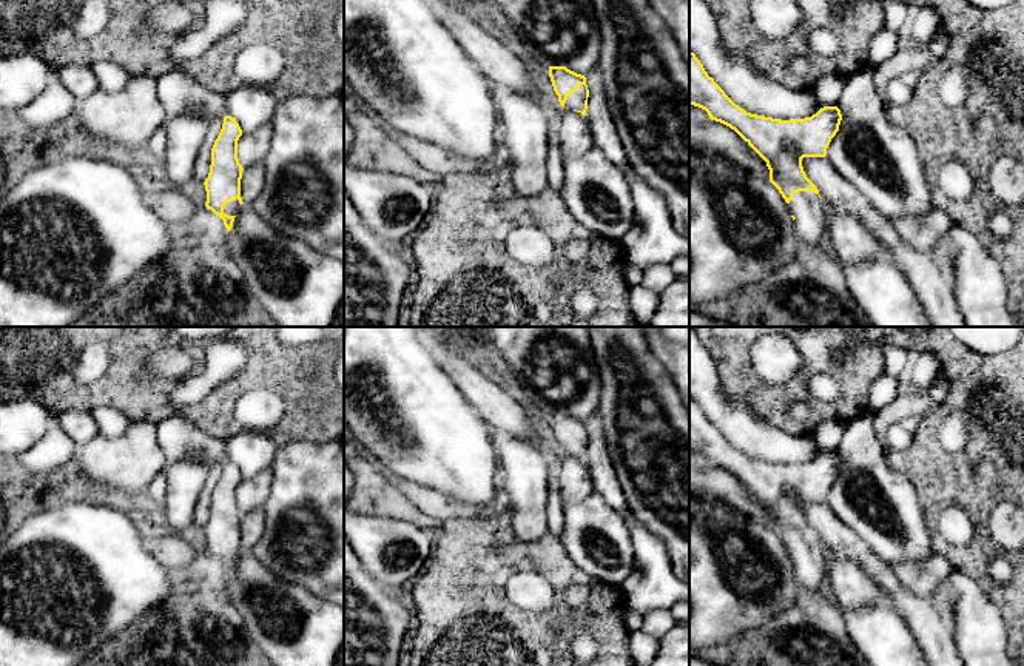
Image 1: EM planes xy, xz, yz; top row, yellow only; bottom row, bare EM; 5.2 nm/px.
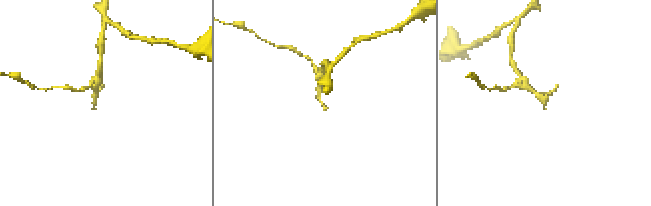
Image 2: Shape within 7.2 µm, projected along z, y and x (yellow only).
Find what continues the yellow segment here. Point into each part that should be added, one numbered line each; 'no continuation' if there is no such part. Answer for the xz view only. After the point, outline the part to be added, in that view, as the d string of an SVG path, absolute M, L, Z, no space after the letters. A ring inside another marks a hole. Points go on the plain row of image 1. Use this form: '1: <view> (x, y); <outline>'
1: xz (576, 446); M580 430L574 438L568 441L568 446L564 449L566 455L584 455L584 446L586 446L586 432Z

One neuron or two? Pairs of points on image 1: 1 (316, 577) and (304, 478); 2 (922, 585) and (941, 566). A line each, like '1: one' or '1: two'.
1: one
2: one

